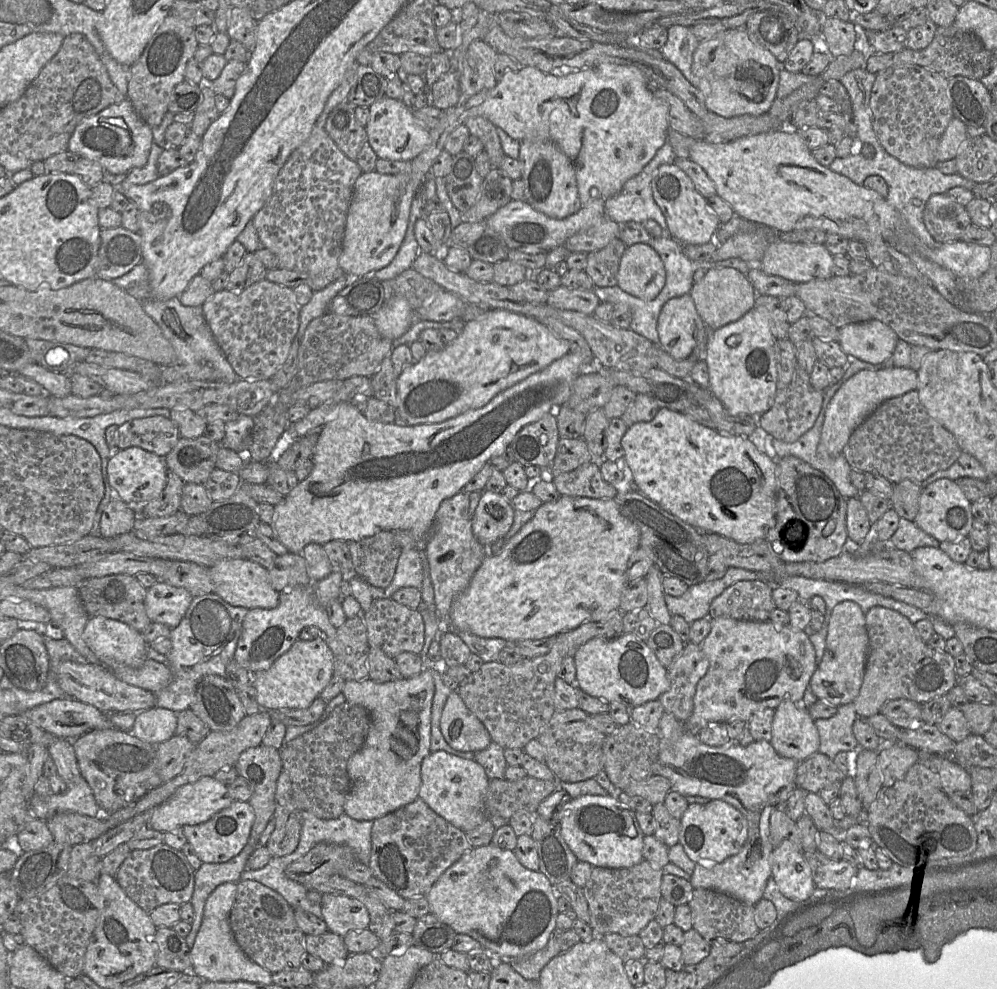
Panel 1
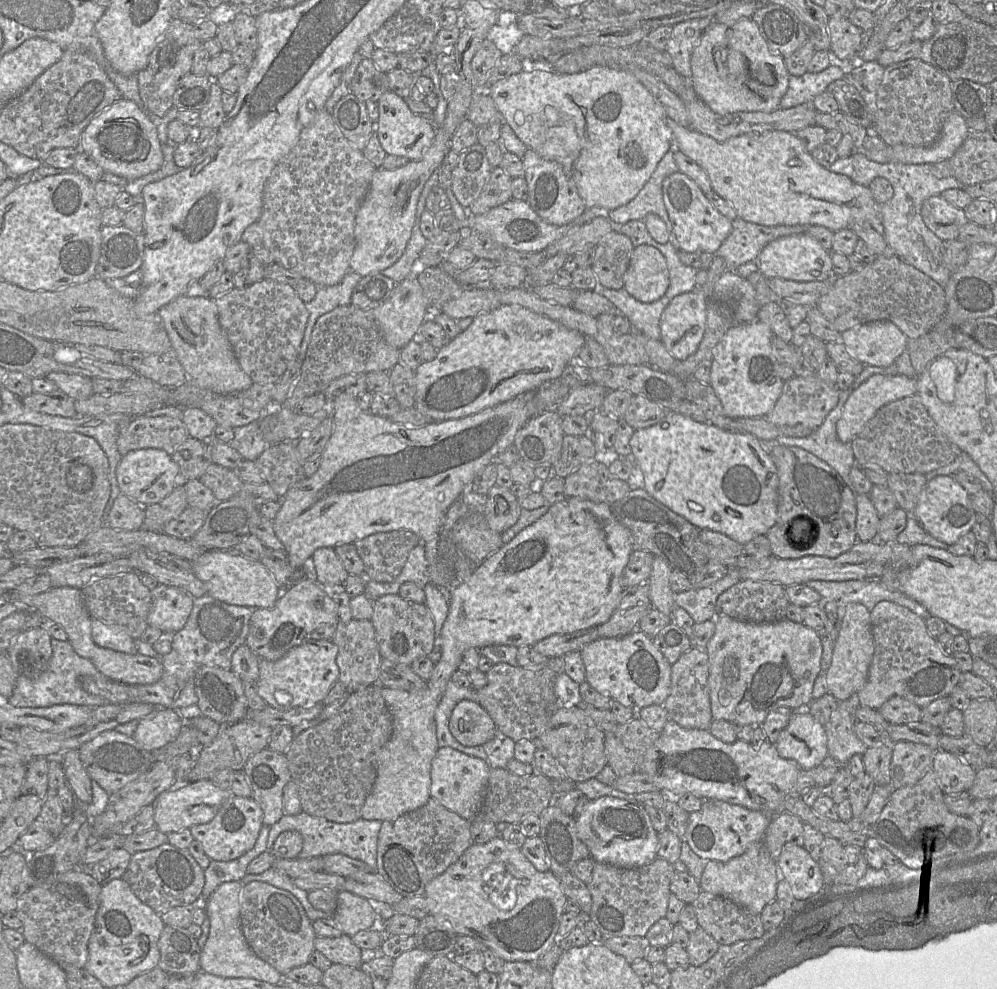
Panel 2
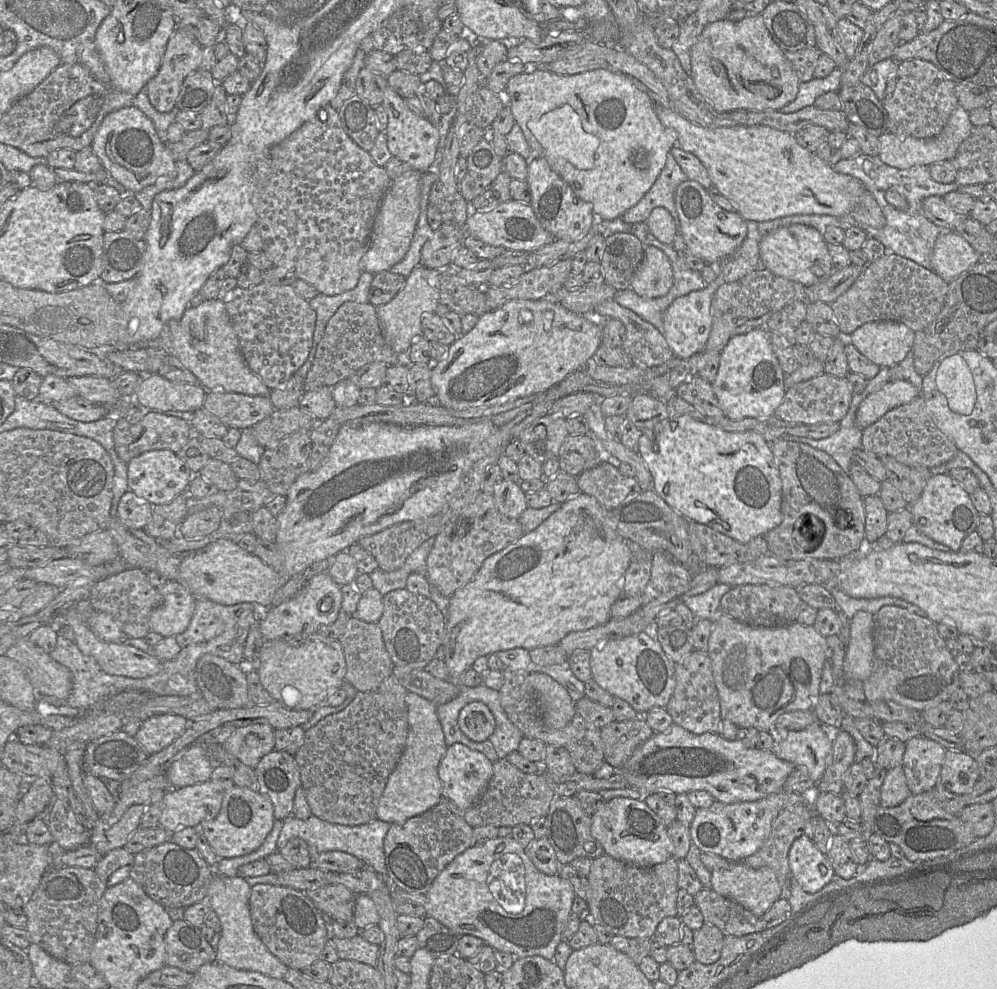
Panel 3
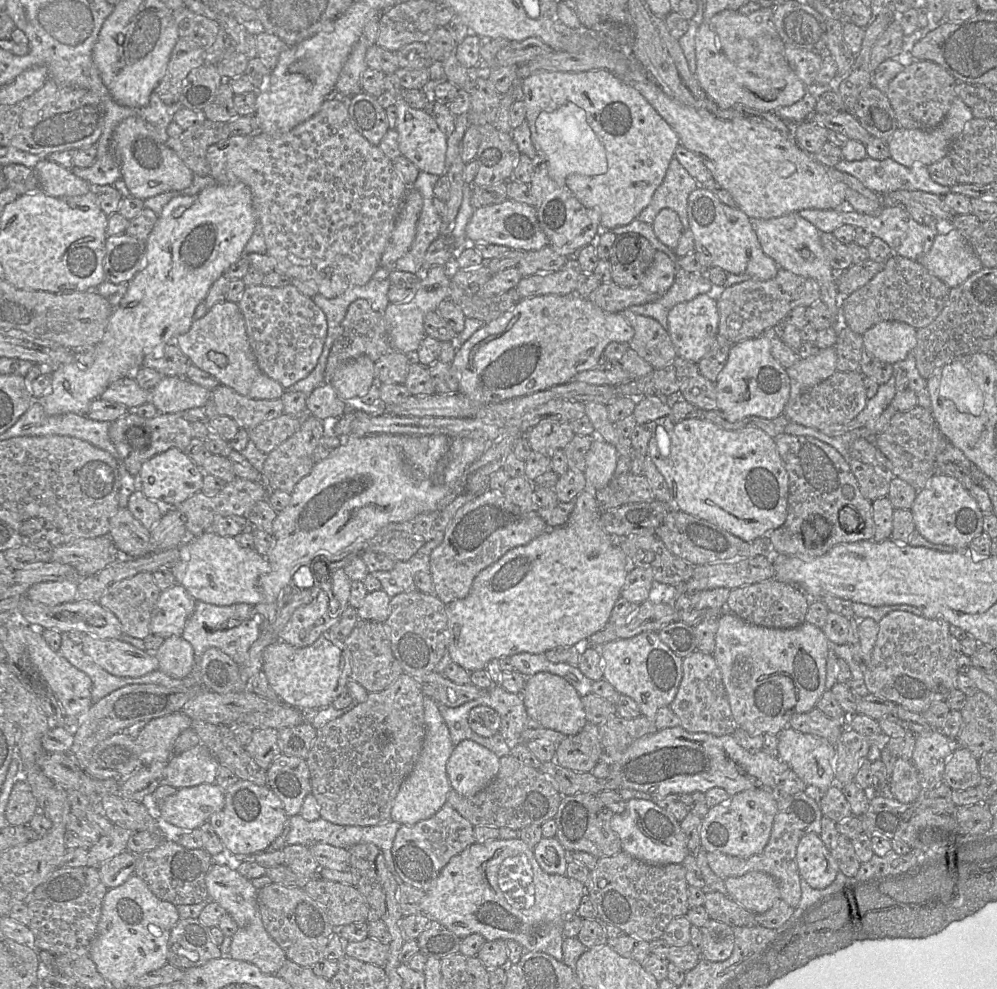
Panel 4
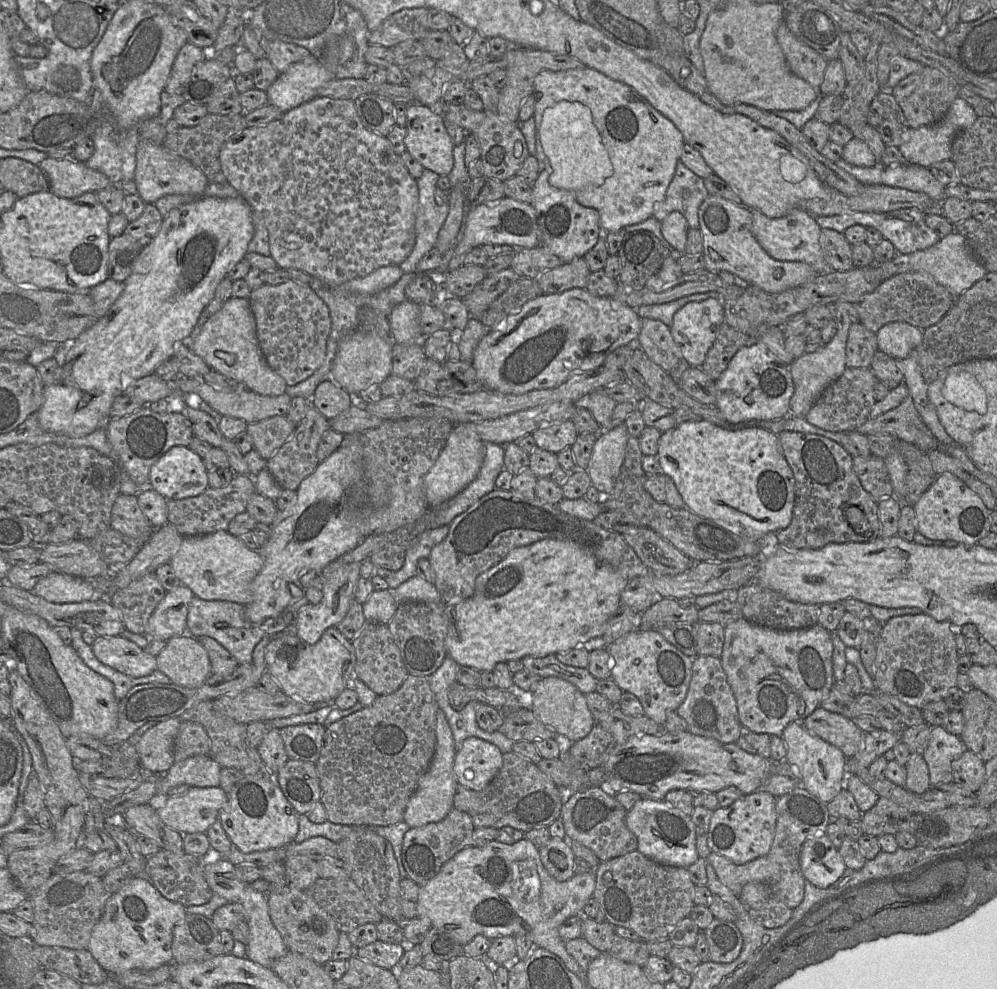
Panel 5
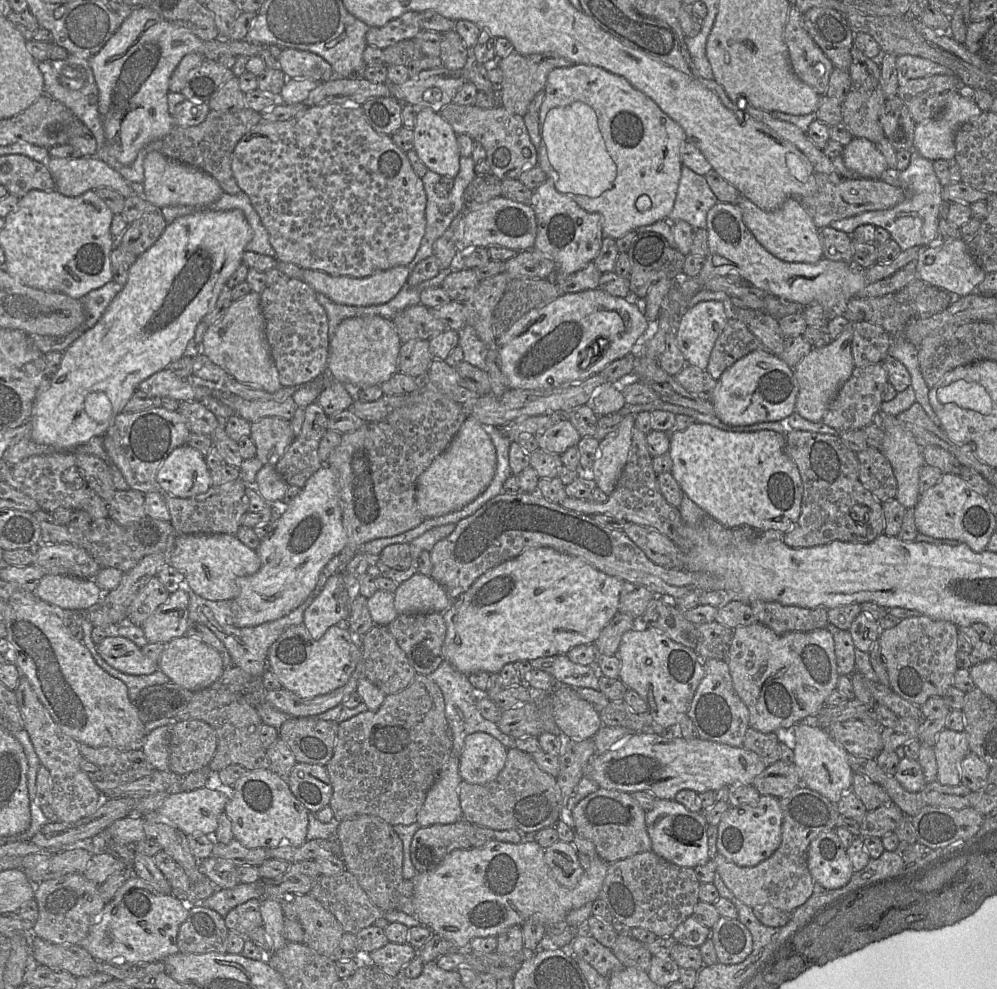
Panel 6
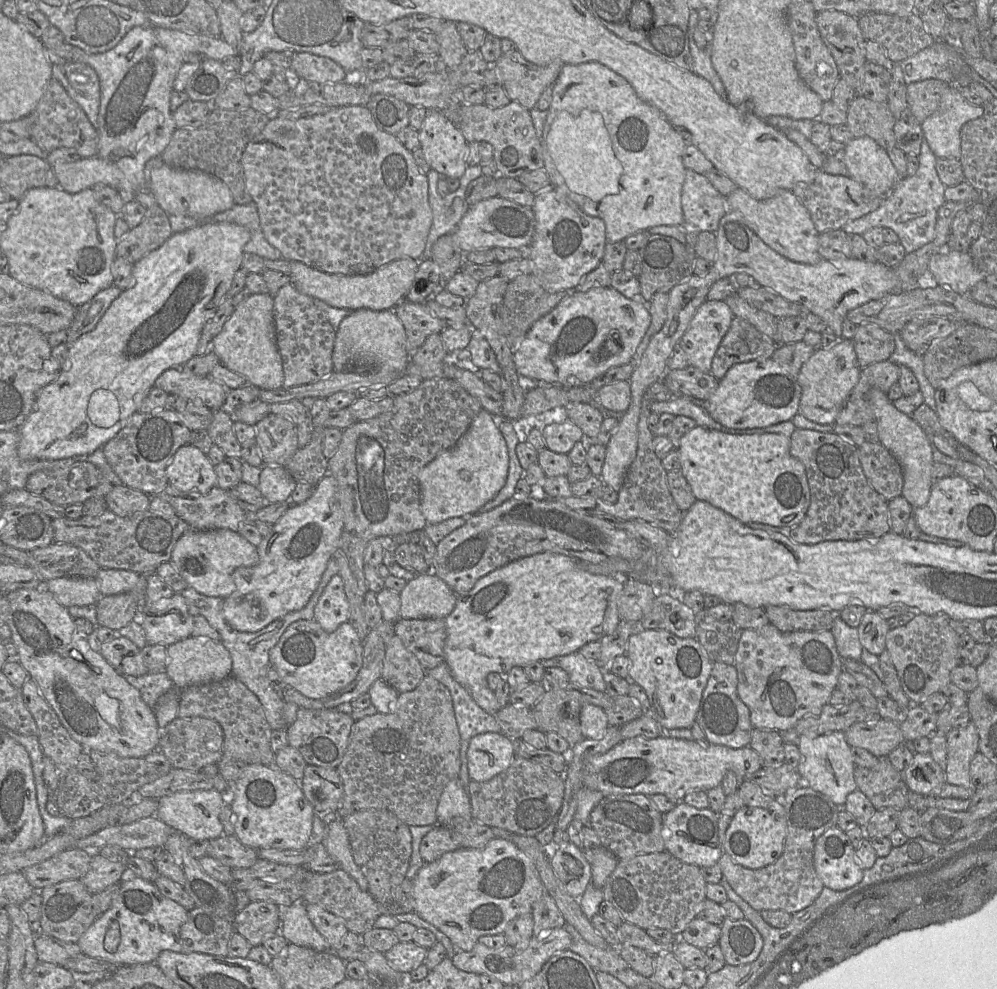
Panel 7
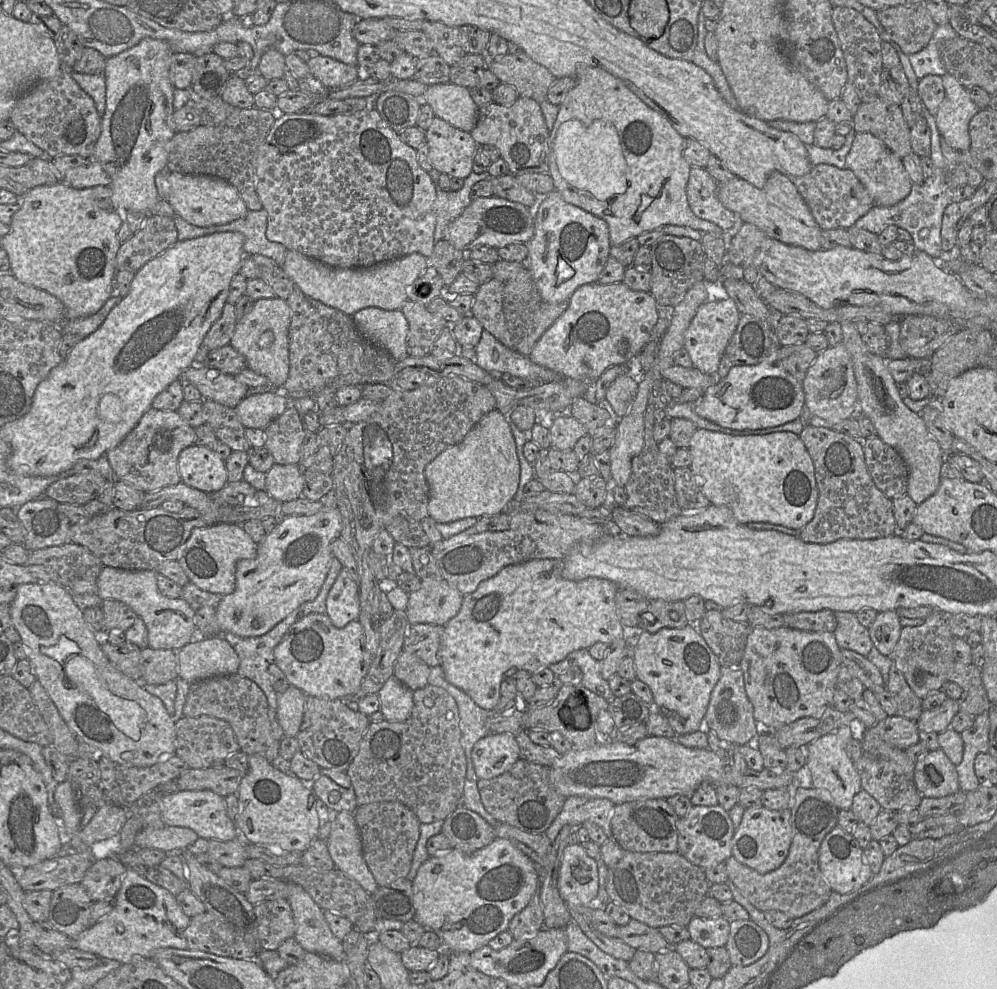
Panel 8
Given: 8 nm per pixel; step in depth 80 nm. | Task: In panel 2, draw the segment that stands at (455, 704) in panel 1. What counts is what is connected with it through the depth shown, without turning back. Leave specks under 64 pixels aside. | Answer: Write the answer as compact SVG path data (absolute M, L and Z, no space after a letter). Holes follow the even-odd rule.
M461 700L449 719L449 730L464 746L481 746L494 738L496 726L487 711L477 702Z

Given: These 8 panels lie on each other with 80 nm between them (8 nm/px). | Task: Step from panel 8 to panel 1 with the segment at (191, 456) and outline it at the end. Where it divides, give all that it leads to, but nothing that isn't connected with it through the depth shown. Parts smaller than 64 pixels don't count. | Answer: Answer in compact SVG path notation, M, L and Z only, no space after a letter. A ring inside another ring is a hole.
M138 447L115 450L107 464L110 486L117 491L121 500L135 507L142 506L161 494L166 485L167 471L164 458Z

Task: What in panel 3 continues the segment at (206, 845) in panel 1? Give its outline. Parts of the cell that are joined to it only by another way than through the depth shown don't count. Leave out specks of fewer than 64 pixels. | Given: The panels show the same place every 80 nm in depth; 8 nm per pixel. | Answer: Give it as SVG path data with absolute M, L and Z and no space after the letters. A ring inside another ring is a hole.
M233 787L224 793L218 815L195 826L198 834L203 834L219 858L235 858L258 849L272 830L274 809L271 800L260 792L246 787Z

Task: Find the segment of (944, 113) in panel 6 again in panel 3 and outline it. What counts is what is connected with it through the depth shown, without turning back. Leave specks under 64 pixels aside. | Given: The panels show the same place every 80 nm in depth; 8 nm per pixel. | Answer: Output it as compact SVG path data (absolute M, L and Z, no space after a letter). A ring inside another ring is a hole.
M958 106L951 113L943 130L935 137L920 139L915 137L898 137L892 133L885 133L878 137L878 157L889 166L898 169L907 169L913 166L927 165L950 160L955 156L960 144L968 137L972 128L969 112Z

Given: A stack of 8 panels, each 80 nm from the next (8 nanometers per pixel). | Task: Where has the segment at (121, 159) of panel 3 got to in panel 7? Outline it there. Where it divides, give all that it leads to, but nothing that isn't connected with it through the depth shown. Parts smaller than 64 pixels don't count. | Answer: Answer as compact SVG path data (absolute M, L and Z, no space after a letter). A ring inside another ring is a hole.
M163 164L150 172L149 190L168 215L206 218L235 205L229 187L219 178L198 170L186 170Z

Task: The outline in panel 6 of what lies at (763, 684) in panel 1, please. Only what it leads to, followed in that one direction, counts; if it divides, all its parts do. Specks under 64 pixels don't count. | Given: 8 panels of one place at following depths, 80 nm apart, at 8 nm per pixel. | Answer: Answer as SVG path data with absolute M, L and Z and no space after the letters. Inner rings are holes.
M754 623L734 629L727 660L733 688L749 710L749 725L762 733L782 733L795 724L809 722L825 706L825 701L836 689L839 678L835 645L827 628L810 632L789 632L777 634L769 627Z

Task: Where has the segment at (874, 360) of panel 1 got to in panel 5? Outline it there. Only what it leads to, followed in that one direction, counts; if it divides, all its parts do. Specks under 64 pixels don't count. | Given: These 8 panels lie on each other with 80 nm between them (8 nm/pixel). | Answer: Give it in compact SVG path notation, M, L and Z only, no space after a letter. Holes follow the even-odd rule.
M890 322L876 336L879 351L894 359L904 359L921 343L923 330L907 322Z

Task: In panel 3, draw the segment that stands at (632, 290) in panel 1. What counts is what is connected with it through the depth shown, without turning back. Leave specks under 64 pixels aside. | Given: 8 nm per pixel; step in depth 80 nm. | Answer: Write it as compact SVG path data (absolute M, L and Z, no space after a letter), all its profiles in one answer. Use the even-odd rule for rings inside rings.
M645 247L629 288L639 296L658 298L664 296L672 285L673 270L667 255L657 247Z

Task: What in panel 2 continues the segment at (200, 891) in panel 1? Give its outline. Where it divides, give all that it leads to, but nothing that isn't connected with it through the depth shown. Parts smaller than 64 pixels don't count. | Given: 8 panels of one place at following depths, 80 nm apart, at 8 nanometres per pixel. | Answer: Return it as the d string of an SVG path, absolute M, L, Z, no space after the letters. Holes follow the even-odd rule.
M263 825L254 847L241 857L232 861L211 861L204 870L205 885L202 895L193 903L194 907L205 909L210 895L218 886L225 882L241 881L247 874L247 867L250 862L267 850L268 834L271 826Z

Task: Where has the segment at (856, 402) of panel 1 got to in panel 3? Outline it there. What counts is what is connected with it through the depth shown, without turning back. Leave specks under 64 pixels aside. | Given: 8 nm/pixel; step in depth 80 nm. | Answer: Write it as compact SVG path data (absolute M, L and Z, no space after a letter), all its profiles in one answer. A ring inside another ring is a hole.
M906 380L886 383L879 391L866 396L859 405L855 422L866 429L882 418L888 411L912 402L919 396L917 388Z

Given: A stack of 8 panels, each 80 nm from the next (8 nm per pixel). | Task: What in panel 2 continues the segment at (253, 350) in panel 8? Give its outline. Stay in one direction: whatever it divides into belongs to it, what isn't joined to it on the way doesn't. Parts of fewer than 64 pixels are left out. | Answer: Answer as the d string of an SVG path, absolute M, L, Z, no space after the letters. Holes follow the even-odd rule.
M179 296L157 313L171 342L173 353L181 363L189 382L213 394L235 394L247 390L252 379L241 368L233 348L220 326L214 299Z

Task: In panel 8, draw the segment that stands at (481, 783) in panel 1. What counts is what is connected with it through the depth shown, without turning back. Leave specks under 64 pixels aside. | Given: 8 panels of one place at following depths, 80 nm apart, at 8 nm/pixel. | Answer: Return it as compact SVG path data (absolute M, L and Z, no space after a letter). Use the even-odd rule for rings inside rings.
M492 733L479 739L472 750L474 770L479 779L492 779L519 760L520 749L515 735Z

